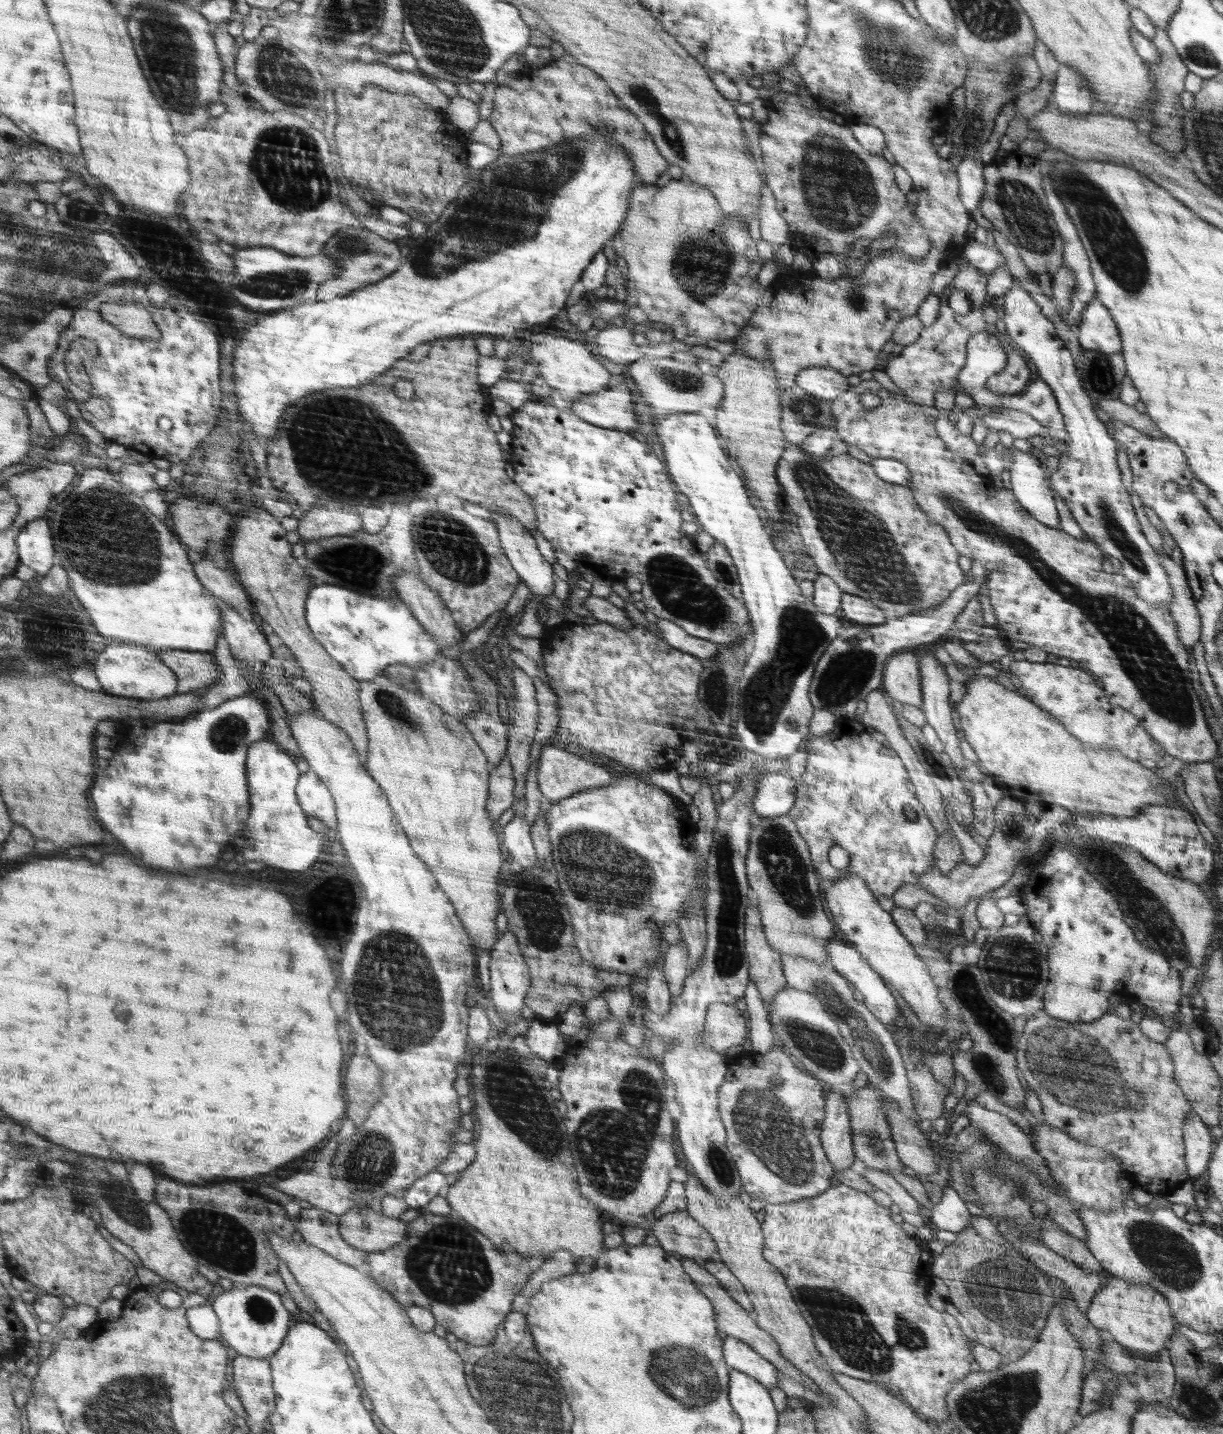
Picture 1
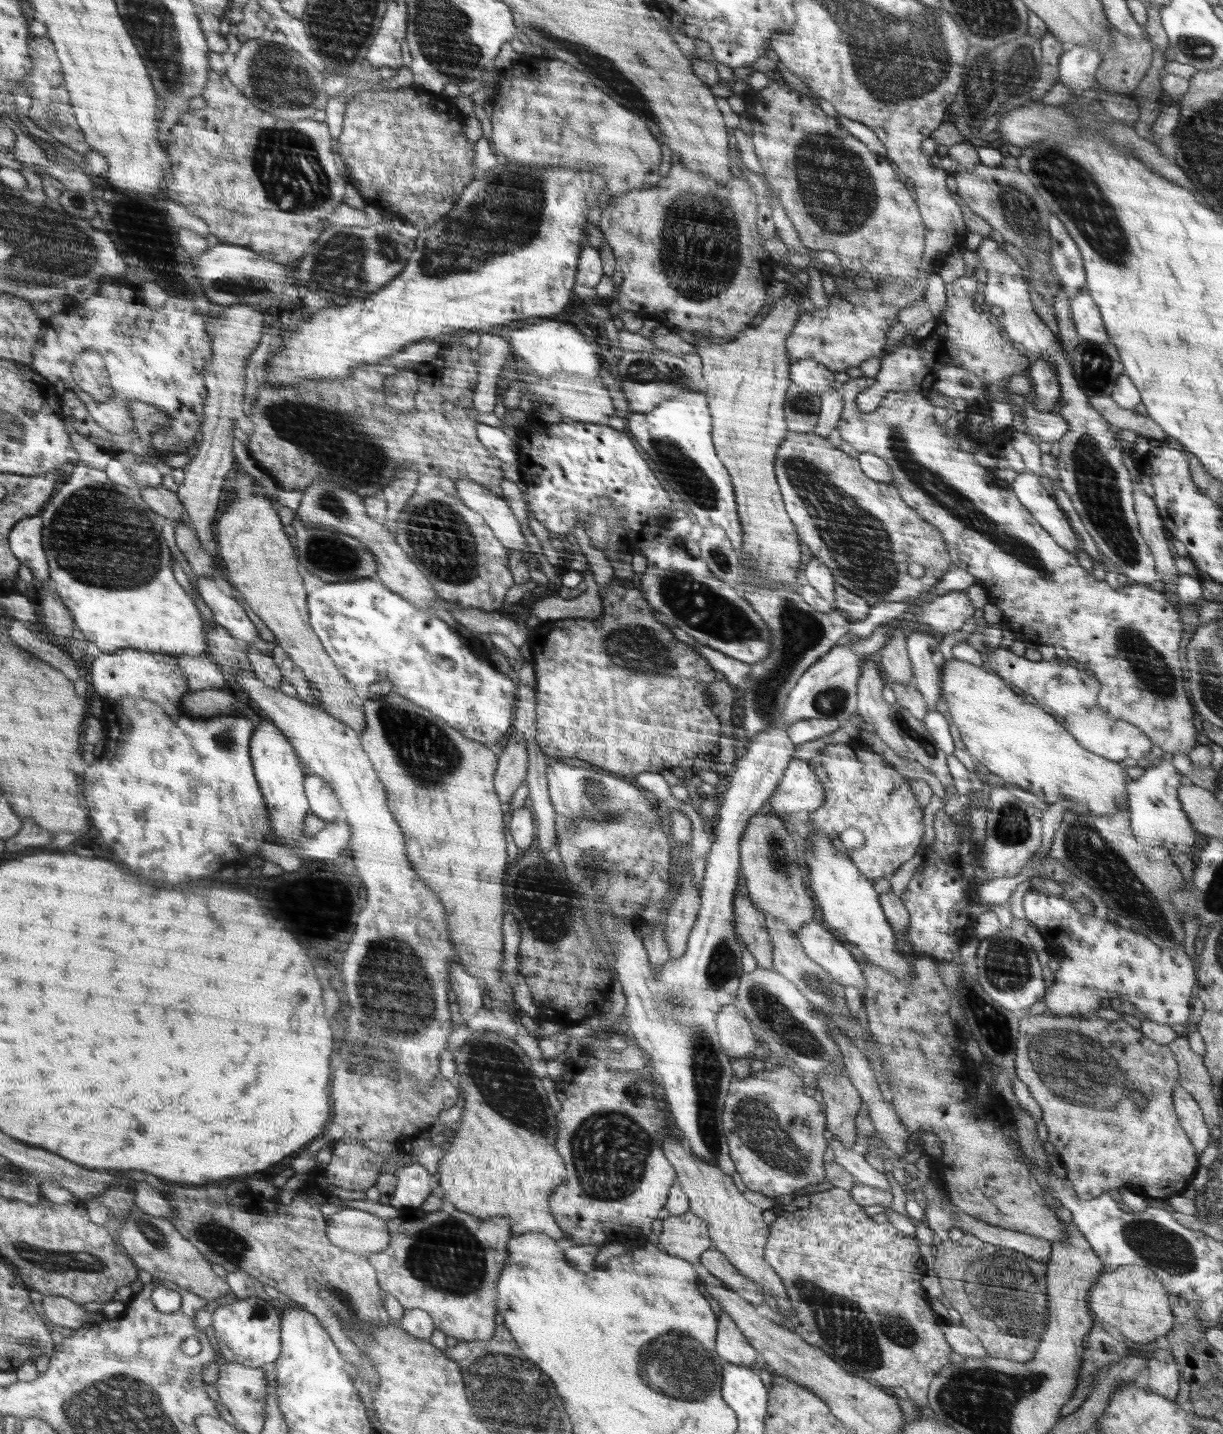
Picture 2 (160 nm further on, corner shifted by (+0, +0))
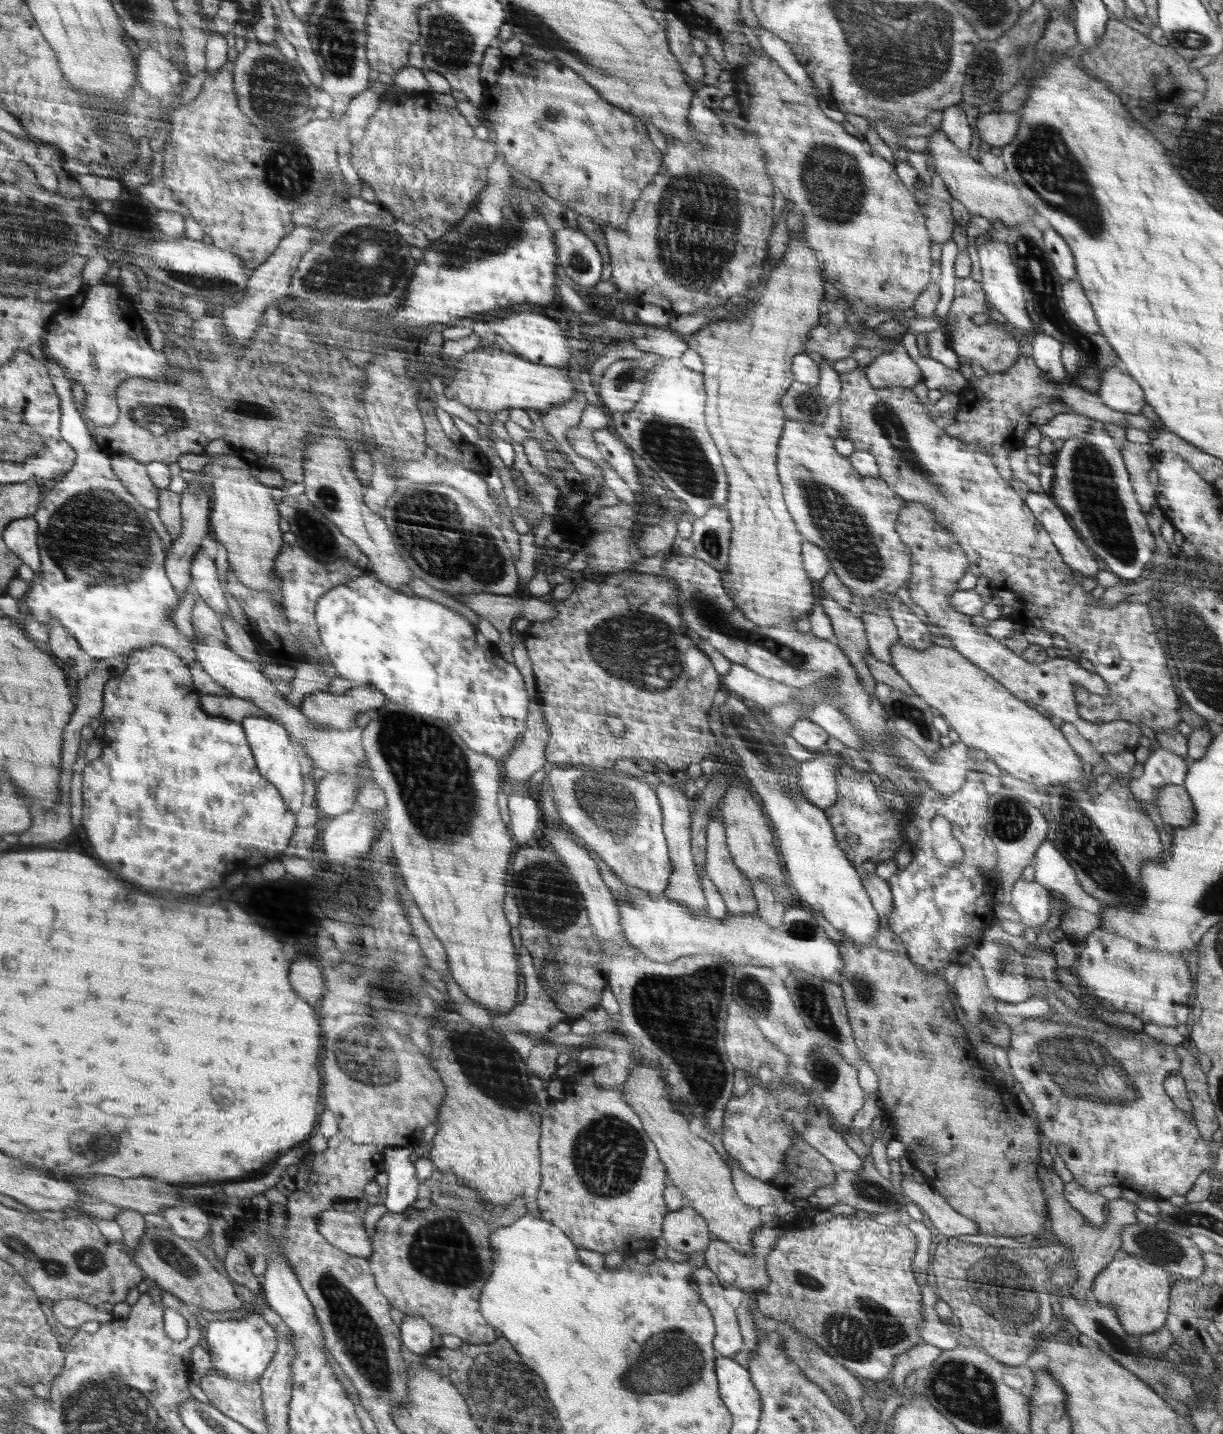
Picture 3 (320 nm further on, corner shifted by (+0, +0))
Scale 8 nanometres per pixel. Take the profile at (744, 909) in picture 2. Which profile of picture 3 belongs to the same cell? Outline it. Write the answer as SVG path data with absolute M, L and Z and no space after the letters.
M716 815L715 818L710 818L710 821L708 821L706 841L705 872L708 879L712 882L712 885L716 887L717 892L722 896L722 899L727 906L727 912L732 915L756 913L757 901L754 897L754 890L752 889L751 880L748 880L748 878L746 878L746 874L734 865L732 856L730 855L728 846L726 845L724 826L718 815Z

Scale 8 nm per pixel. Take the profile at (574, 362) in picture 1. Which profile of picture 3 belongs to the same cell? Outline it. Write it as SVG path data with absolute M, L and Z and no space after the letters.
M523 311L518 313L510 313L501 319L488 318L486 320L492 330L496 330L498 336L502 336L506 340L506 344L510 344L514 348L516 354L520 354L526 360L534 360L540 362L544 366L558 367L566 366L566 362L570 360L570 352L574 354L577 350L570 350L567 346L568 337L564 336L558 323L552 318L542 316L542 312Z

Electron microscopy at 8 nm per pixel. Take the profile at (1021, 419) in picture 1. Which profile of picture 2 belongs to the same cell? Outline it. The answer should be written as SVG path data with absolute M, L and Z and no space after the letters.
M1030 412L1024 418L1024 426L1031 435L1038 436L1040 441L1056 443L1066 432L1068 424L1059 414L1042 414Z

